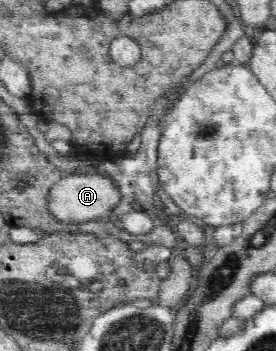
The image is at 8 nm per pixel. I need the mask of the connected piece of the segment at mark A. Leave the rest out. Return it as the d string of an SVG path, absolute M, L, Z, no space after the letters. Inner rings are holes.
M100 172L92 175L63 176L49 192L49 210L56 219L66 223L82 223L104 217L121 201L122 191L118 189L117 183L112 183L108 177L102 177Z

